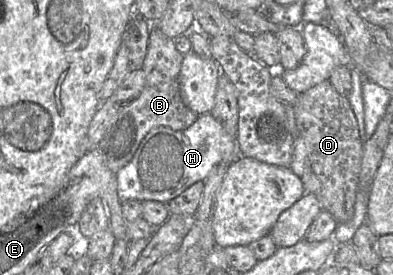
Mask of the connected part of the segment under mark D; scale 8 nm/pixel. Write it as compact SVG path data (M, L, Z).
M325 80L299 94L294 115L298 135L307 148L311 168L321 182L321 190L316 197L322 209L329 211L338 225L349 222L355 211L363 147L349 100L341 96L329 80Z

